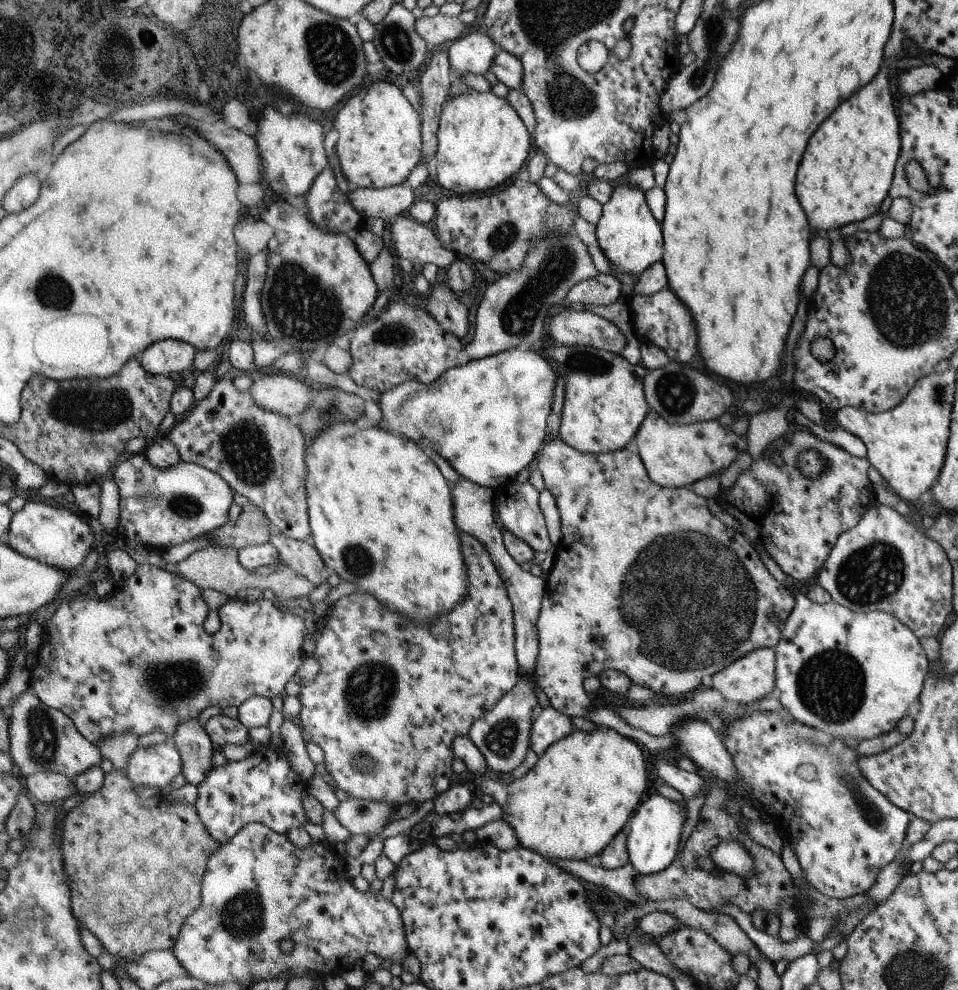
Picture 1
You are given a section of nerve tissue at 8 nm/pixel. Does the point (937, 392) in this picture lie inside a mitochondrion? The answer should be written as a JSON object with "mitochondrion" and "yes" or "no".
{"mitochondrion":"yes"}

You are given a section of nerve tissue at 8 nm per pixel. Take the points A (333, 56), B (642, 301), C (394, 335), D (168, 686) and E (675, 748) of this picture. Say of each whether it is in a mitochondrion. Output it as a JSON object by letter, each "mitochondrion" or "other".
{"A":"mitochondrion","B":"other","C":"mitochondrion","D":"mitochondrion","E":"other"}

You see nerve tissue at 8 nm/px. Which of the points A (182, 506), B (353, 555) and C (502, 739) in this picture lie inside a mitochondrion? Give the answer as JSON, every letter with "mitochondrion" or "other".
{"A":"mitochondrion","B":"mitochondrion","C":"mitochondrion"}

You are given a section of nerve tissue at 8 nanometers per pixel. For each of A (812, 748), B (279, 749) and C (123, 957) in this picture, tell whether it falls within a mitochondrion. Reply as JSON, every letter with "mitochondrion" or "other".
{"A":"mitochondrion","B":"other","C":"other"}

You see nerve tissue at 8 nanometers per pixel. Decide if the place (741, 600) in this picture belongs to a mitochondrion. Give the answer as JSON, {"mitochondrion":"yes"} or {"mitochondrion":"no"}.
{"mitochondrion":"yes"}

